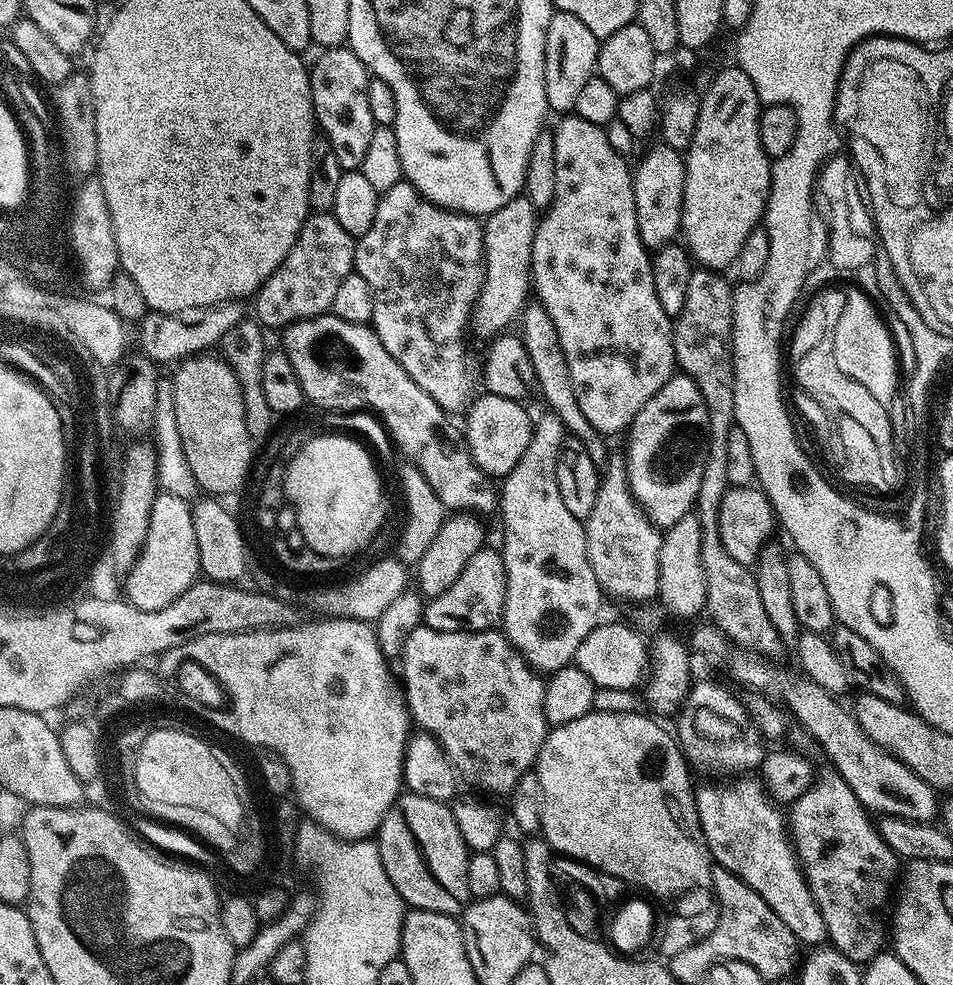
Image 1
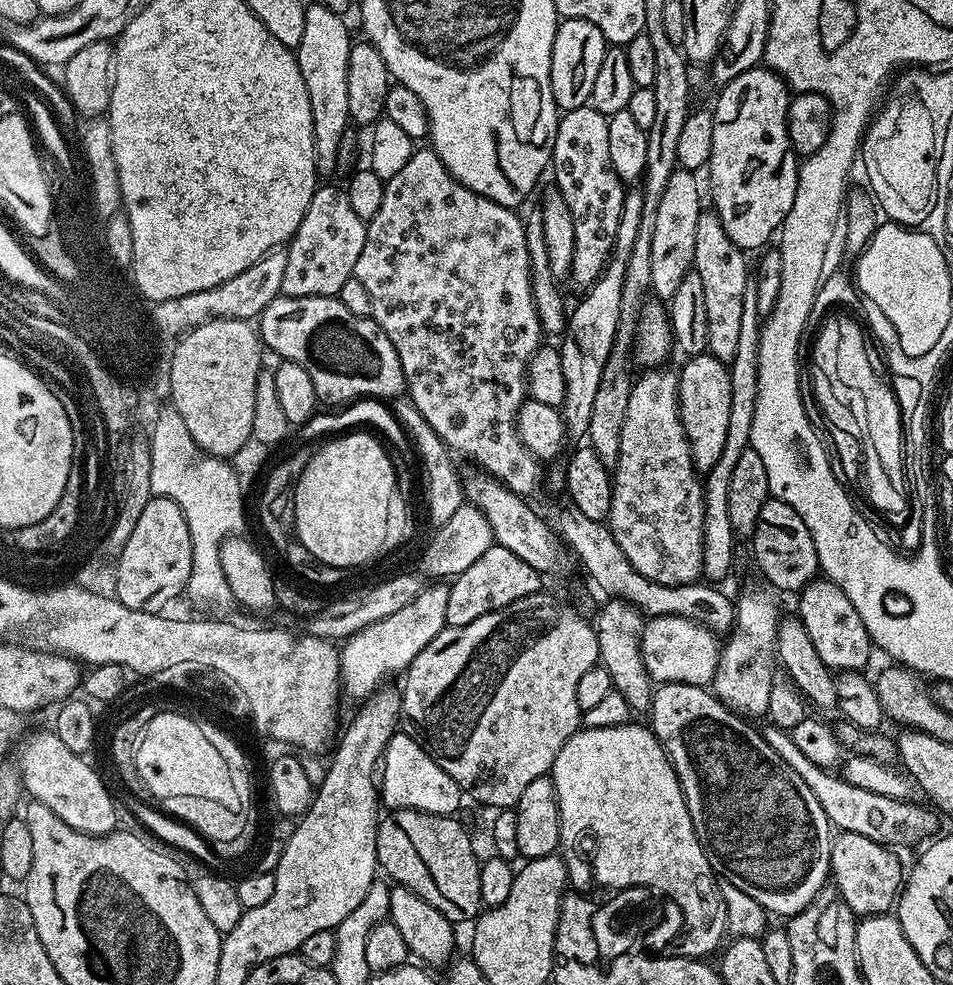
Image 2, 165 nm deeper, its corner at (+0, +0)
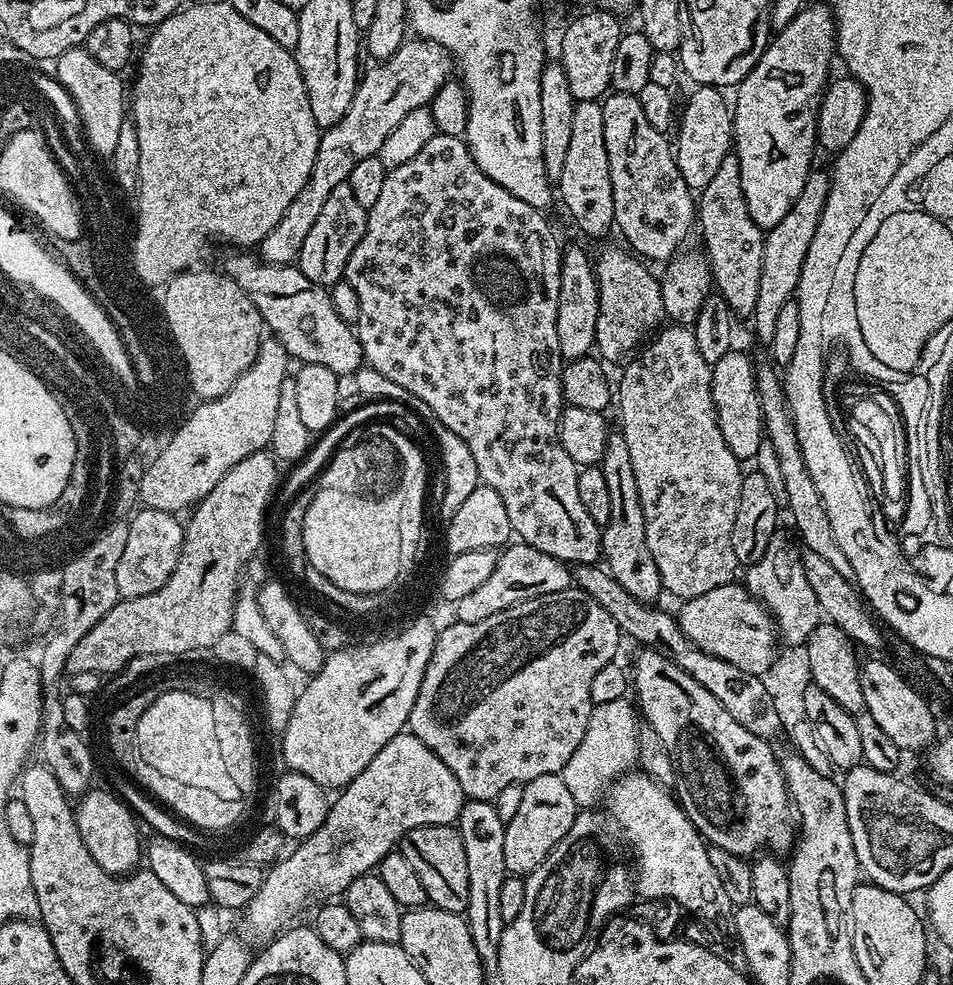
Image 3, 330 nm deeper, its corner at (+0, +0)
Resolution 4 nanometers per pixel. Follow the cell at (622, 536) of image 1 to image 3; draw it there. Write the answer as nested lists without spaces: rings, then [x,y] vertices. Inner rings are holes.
[[[661,327],[639,349],[638,355],[623,365],[624,377],[621,378],[620,384],[618,380],[621,424],[619,424],[619,427],[624,433],[624,441],[630,450],[630,462],[634,466],[634,478],[638,481],[638,498],[642,502],[642,518],[646,518],[646,546],[650,546],[650,558],[654,558],[654,566],[658,566],[663,591],[667,595],[669,592],[672,596],[680,596],[681,601],[686,601],[698,594],[706,594],[706,590],[714,590],[723,584],[733,583],[735,576],[732,575],[738,571],[738,565],[734,558],[734,546],[732,545],[734,514],[738,514],[738,490],[742,490],[744,472],[742,471],[742,462],[733,454],[730,446],[726,446],[726,440],[722,438],[722,430],[718,430],[716,407],[712,401],[712,365],[706,362],[706,358],[702,358],[702,354],[698,354],[698,342],[694,338],[691,327],[667,327]]]

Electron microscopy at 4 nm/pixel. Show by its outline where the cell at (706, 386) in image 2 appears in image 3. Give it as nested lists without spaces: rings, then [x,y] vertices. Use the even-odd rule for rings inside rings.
[[[730,351],[712,365],[712,401],[716,407],[718,430],[722,430],[726,446],[730,446],[730,450],[741,462],[755,461],[760,445],[765,443],[766,437],[764,415],[756,389],[756,368],[746,353]]]

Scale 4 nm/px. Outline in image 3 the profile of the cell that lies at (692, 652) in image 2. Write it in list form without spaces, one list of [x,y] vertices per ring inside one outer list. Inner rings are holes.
[[[733,582],[706,590],[706,594],[698,594],[679,606],[680,629],[706,654],[724,659],[756,676],[762,676],[775,662],[778,655],[777,627],[764,605],[747,591],[743,583]]]

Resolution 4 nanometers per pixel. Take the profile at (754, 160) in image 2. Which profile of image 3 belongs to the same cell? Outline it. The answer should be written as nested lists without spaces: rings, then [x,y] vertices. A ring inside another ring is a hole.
[[[809,3],[786,27],[779,29],[769,39],[768,48],[758,58],[754,70],[735,89],[732,108],[732,143],[738,158],[738,170],[742,178],[742,194],[750,218],[765,230],[778,226],[786,210],[794,206],[794,198],[802,194],[808,173],[814,167],[812,155],[818,152],[816,143],[816,109],[818,101],[829,83],[828,67],[834,60],[836,47],[836,17],[827,3]]]

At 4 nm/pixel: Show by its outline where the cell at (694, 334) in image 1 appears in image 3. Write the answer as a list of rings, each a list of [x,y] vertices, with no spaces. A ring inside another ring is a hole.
[[[736,155],[722,158],[722,166],[718,166],[712,181],[699,189],[698,228],[704,231],[702,248],[708,258],[708,271],[712,273],[715,291],[728,304],[733,317],[751,317],[758,302],[758,281],[762,278],[765,229],[757,226],[754,218],[750,218],[750,210],[746,210]]]

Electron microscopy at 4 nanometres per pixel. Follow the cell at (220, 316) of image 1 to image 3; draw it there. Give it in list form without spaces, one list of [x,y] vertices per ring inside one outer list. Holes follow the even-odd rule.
[[[419,38],[405,39],[404,44],[398,46],[398,50],[394,50],[394,54],[390,58],[373,63],[371,66],[373,68],[365,76],[363,73],[359,77],[356,93],[350,102],[350,110],[346,110],[346,114],[342,114],[342,122],[323,129],[318,154],[314,154],[314,170],[310,170],[310,178],[306,182],[306,186],[302,186],[302,190],[298,190],[298,198],[294,198],[294,202],[290,202],[290,206],[286,206],[282,218],[278,218],[278,223],[274,225],[274,230],[270,230],[270,234],[266,234],[266,238],[262,238],[262,242],[258,246],[258,255],[264,263],[295,265],[299,261],[302,242],[306,242],[306,237],[310,235],[310,229],[314,227],[314,221],[317,220],[318,213],[322,211],[322,206],[326,203],[330,190],[334,190],[334,186],[345,183],[350,170],[354,170],[354,166],[358,166],[358,162],[362,162],[362,158],[377,155],[382,142],[386,142],[386,138],[390,138],[394,126],[398,126],[398,122],[402,122],[402,118],[406,118],[406,114],[410,114],[410,110],[428,108],[434,94],[438,94],[440,87],[448,83],[454,72],[453,57],[449,56],[442,46]]]

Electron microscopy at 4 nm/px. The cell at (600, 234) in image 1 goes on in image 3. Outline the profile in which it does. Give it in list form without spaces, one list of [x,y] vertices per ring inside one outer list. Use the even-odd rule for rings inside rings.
[[[578,100],[574,106],[574,119],[570,133],[570,146],[566,150],[566,163],[562,165],[562,178],[558,181],[558,200],[564,203],[572,220],[588,236],[604,236],[613,231],[614,190],[610,182],[610,162],[606,158],[606,129],[602,123],[602,103],[600,100]]]

